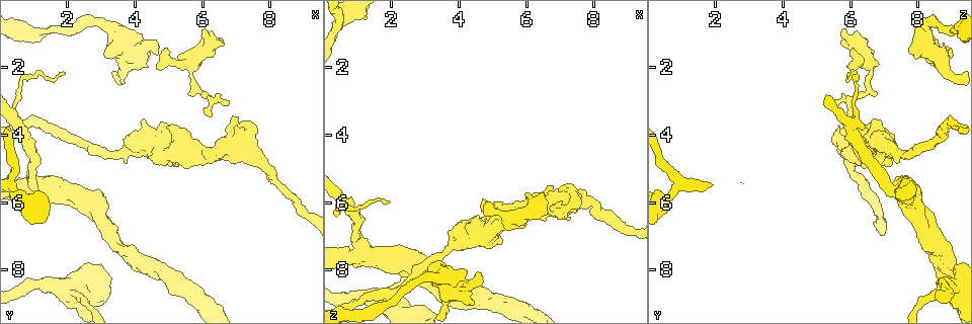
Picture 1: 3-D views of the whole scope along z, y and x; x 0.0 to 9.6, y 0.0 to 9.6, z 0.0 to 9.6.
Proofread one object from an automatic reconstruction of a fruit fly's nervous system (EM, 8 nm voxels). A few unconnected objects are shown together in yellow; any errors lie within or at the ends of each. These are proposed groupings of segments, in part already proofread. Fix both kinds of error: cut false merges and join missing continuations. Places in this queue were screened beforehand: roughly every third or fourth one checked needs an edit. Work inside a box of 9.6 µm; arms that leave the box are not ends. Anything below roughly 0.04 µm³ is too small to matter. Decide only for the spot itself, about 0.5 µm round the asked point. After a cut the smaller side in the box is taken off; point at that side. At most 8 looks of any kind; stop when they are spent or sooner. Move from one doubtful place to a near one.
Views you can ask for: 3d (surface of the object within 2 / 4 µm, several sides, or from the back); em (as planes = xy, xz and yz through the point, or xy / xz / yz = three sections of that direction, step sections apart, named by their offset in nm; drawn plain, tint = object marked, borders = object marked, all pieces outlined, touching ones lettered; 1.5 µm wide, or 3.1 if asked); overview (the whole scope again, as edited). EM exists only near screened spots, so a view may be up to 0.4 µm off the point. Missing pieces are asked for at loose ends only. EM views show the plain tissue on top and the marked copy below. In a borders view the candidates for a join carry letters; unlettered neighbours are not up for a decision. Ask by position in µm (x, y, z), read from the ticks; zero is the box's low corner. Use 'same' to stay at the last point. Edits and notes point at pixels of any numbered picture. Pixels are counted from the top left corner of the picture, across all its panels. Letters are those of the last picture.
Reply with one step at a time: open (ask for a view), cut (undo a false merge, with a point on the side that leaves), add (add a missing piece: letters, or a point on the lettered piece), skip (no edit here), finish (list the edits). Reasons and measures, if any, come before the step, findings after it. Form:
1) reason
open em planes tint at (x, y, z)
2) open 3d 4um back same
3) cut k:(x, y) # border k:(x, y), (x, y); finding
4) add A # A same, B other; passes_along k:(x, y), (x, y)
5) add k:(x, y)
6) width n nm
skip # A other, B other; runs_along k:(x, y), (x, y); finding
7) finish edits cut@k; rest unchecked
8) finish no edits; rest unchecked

three arms meet
open 3d 4um at (1.15, 5.60, 7.30)

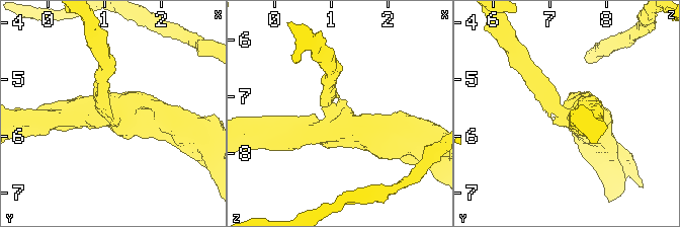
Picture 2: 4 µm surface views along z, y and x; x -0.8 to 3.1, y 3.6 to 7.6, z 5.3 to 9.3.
arms 3; arm_widths 220, 420, 420 nm
open em planes borders at (1.15, 5.65, 7.30)

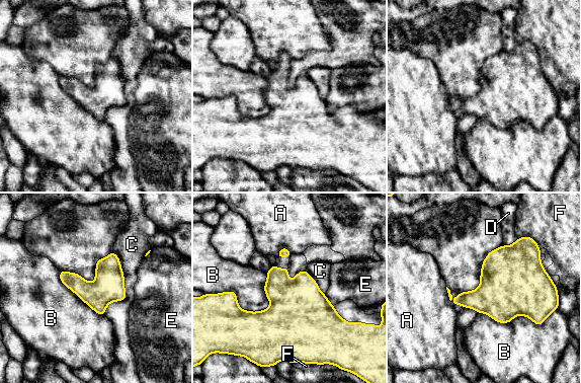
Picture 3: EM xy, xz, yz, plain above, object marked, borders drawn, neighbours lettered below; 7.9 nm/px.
skip # A other, B other, C other, D other, E other, F other; border 3:(220, 292), (270, 305); continuous, no second neuron

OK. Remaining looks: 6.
thick turns thin
open em planes tint at (2.30, 8.80, 8.50)

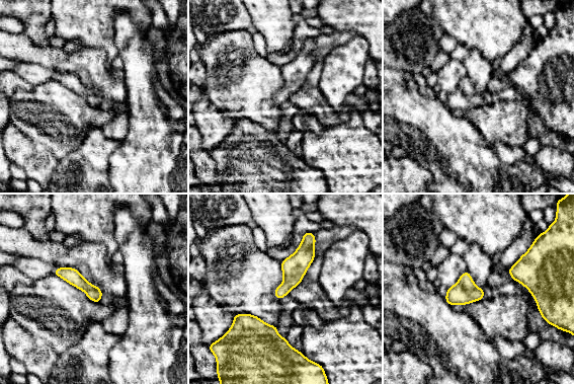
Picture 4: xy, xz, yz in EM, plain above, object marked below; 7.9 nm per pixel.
what lies round it
open em planes borders same

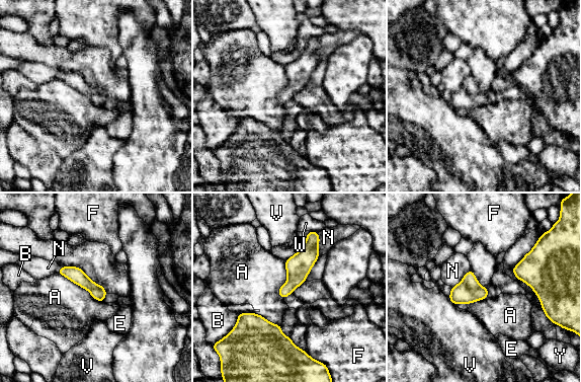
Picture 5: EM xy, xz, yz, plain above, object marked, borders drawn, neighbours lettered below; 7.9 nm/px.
width 110 nm
skip # A other, B other, E other, F other, N other, V other, W other, Y other; all the same neuron

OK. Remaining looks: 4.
an open end
open 3d 2um back at (4.60, 8.20, 9.10)

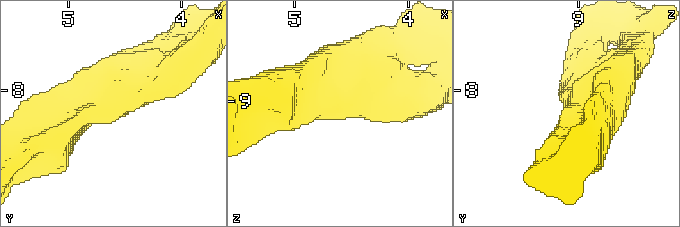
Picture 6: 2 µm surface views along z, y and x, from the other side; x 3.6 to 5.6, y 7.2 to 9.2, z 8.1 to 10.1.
open em xy step 8 borders at (4.58, 8.18, 9.12)

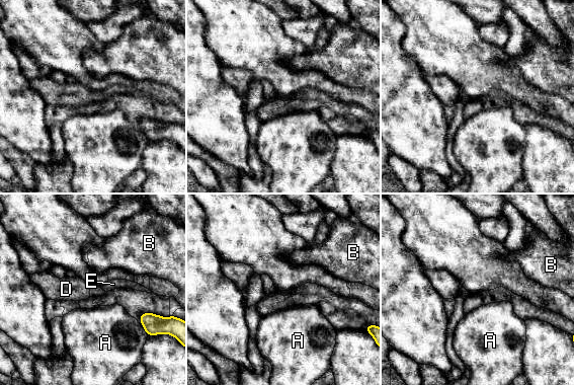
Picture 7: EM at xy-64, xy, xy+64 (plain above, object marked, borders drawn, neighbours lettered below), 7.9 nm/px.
another direction
open em planes borders same

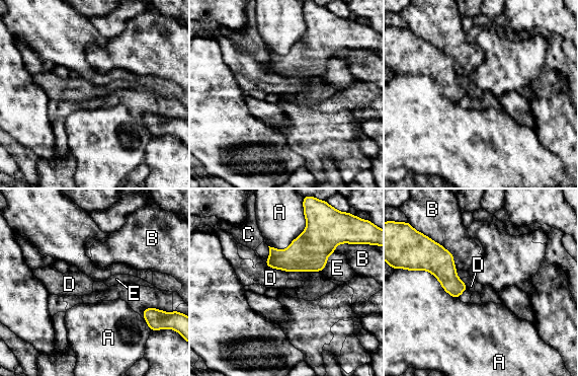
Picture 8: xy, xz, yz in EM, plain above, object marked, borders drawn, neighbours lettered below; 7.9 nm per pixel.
longest_contact A 480 nm
skip # A other, B other, C other, D other, E other; none of them fits

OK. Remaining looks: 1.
finish no edits; rest unchecked

